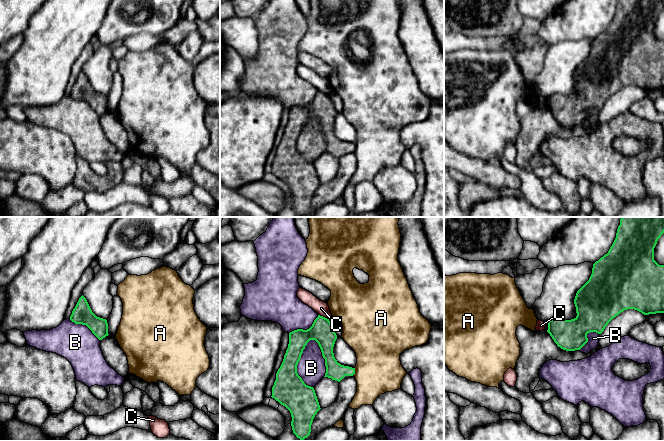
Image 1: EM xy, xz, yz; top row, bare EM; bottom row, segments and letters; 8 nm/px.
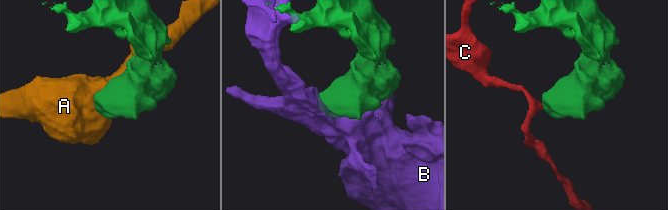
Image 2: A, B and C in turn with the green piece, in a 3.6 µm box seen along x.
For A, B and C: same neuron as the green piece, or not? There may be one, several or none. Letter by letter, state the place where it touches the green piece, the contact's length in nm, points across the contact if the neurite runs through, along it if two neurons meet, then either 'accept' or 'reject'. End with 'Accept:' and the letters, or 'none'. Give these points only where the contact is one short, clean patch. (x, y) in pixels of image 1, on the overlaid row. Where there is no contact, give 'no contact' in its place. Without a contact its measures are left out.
A: contact xz (354, 372); length 70 nm; reject
B: contact xz (297, 364); length 400 nm; reject
C: contact xz (322, 316); length 100 nm; border xz (318, 314), (328, 319); reject
Accept: none

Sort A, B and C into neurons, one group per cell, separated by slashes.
A / B / C

